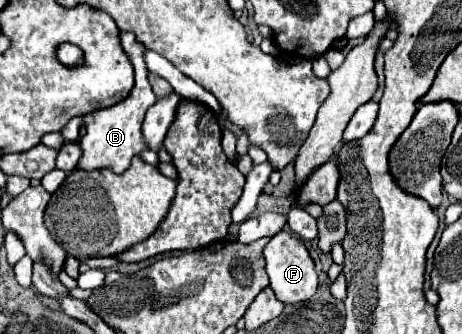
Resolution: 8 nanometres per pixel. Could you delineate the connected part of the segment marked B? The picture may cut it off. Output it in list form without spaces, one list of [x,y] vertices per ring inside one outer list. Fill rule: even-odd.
[[[125,31],[119,33],[119,39],[121,39],[121,45],[129,53],[129,59],[135,67],[135,87],[127,99],[123,99],[121,103],[111,105],[107,109],[95,111],[87,119],[87,133],[79,139],[79,145],[83,149],[83,157],[79,159],[77,169],[81,169],[81,171],[95,171],[95,169],[109,167],[113,173],[119,175],[129,167],[129,163],[135,155],[139,155],[141,151],[147,149],[147,143],[143,141],[143,133],[141,133],[141,123],[143,123],[145,111],[157,101],[157,97],[153,95],[151,85],[147,81],[147,67],[143,61],[145,47],[135,39],[135,35],[125,33]]]

